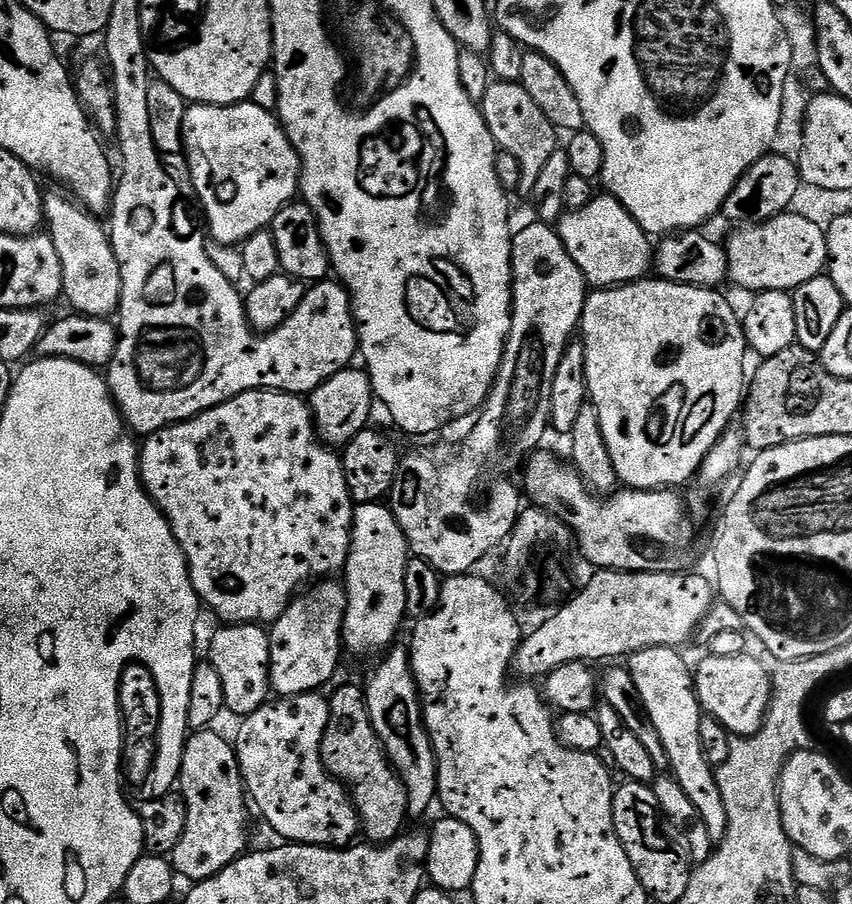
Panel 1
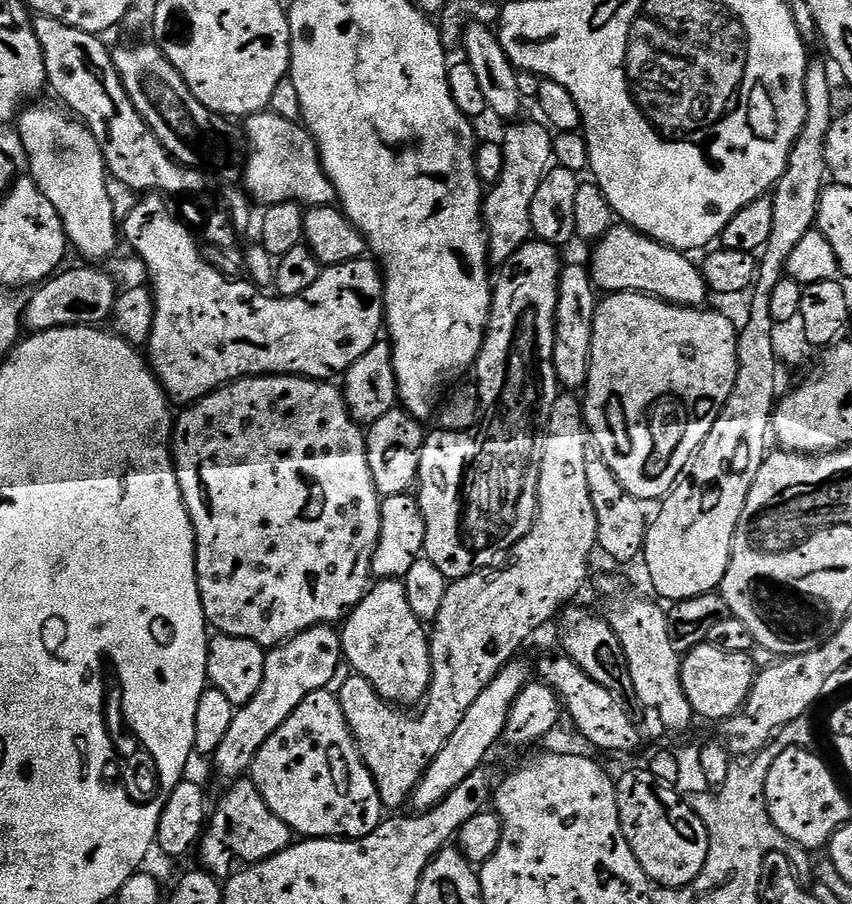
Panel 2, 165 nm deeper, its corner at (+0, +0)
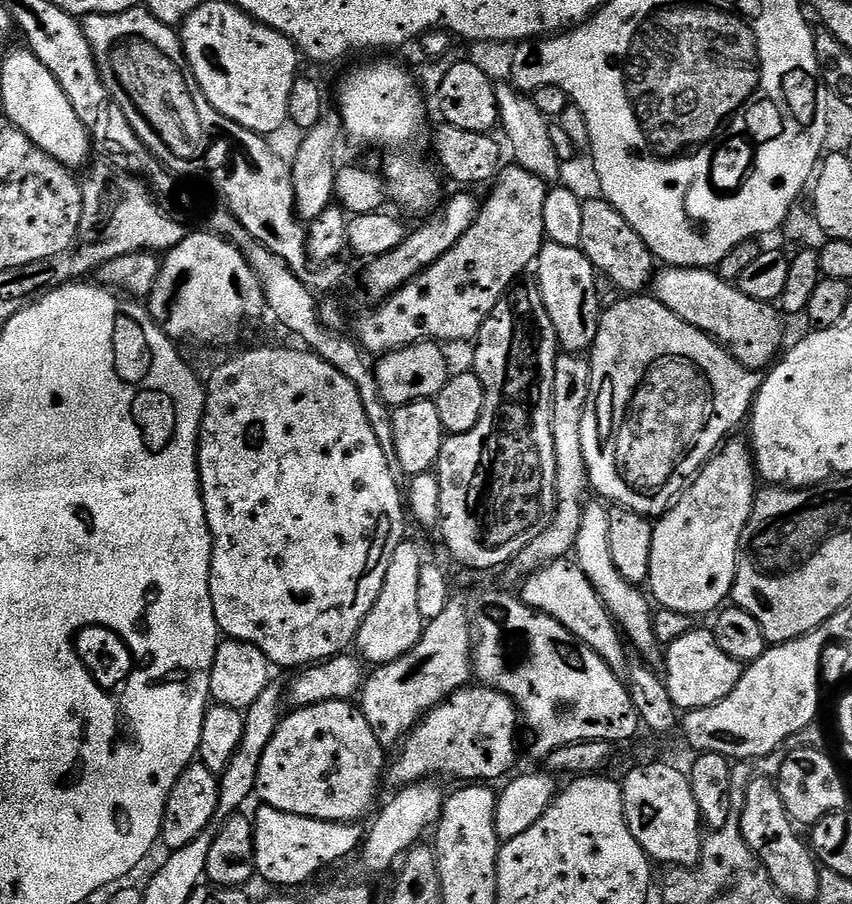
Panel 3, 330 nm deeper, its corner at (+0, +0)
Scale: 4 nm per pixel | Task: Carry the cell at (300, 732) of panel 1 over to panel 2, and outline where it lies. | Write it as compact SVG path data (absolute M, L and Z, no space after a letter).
M332 690L315 692L302 698L298 710L294 710L294 714L290 714L290 718L286 718L286 722L282 722L270 738L266 738L262 750L258 750L250 779L262 794L266 806L270 806L274 815L286 822L286 826L300 838L361 840L371 834L386 816L378 786L366 762L360 757L356 740L346 722L346 714L342 714L340 697Z

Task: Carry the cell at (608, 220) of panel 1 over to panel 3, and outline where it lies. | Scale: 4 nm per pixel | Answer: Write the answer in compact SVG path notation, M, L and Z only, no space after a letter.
M668 266L663 270L665 272L657 271L654 276L655 299L662 301L674 315L682 318L690 326L706 333L721 345L727 346L733 358L743 368L761 370L760 368L765 367L764 369L767 369L781 355L780 343L784 340L783 322L785 323L785 321L782 319L781 313L771 303L750 298L746 293L741 292L735 283L723 280L715 271L706 268L673 268Z

